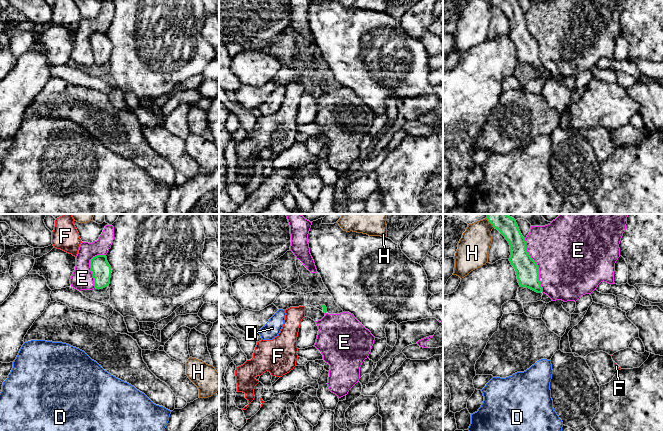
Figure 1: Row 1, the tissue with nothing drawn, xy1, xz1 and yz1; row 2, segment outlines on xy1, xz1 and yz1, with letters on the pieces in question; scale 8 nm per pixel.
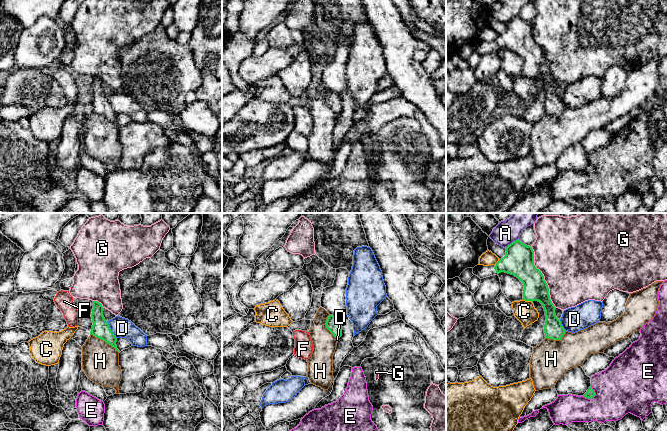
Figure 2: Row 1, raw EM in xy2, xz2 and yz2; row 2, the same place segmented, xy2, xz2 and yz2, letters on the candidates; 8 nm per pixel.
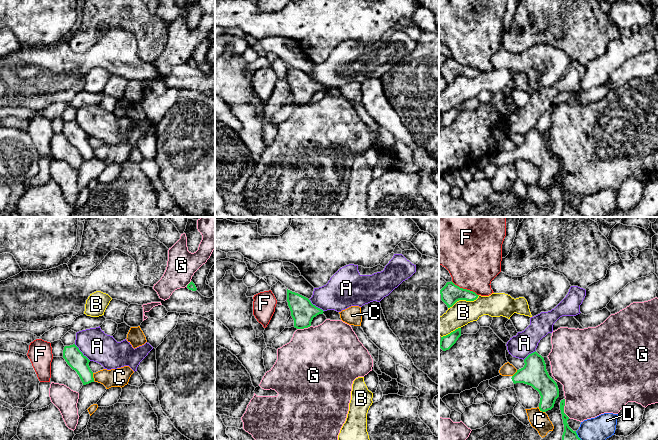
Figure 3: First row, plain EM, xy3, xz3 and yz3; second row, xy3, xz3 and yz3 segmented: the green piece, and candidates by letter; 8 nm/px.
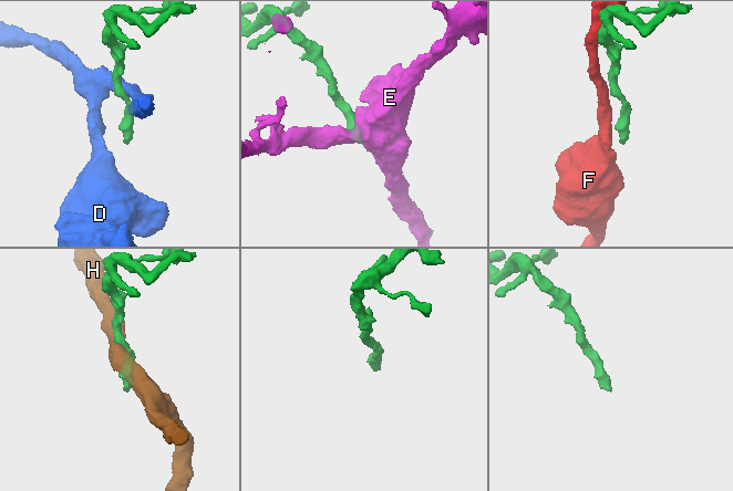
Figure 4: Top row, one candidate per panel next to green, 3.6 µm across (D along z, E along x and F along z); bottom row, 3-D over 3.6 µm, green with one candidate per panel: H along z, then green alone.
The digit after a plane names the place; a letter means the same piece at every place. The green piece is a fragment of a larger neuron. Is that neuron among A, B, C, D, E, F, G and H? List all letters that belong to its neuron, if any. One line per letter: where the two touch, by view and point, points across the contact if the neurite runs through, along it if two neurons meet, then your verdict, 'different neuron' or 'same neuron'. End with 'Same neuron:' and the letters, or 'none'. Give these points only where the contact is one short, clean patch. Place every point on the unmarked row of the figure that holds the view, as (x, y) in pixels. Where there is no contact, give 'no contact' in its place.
A: xy3 (82, 129) | along xy3 (74, 120), (90, 136) | different neuron
B: yz3 (463, 75) | different neuron
C: yz2 (528, 76) | different neuron
D: xy2 (110, 106) | along xy2 (107, 97), (110, 106), (116, 114) | different neuron
E: yz1 (537, 41) | different neuron
F: yz3 (465, 65) | different neuron
G: yz2 (543, 53) | different neuron
H: xy2 (105, 117) | along xy2 (90, 109), (101, 114), (119, 128) | different neuron
Same neuron: none

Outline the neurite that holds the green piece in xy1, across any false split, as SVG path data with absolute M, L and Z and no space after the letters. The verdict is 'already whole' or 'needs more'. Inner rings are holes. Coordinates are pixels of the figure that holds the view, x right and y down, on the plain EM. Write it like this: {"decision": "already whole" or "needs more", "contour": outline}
{"decision": "already whole", "contour": "M97 31L93 33L90 36L90 44L96 65L103 65L109 62L112 46L106 31Z"}

